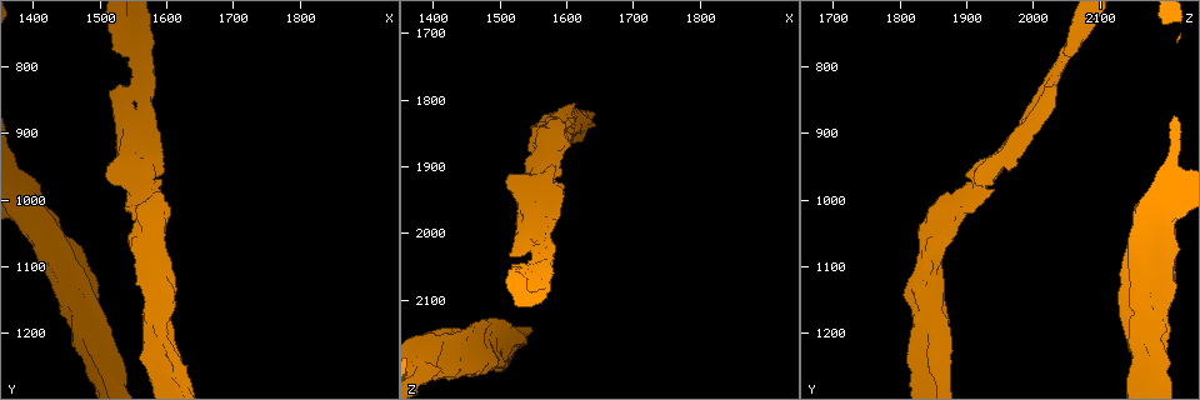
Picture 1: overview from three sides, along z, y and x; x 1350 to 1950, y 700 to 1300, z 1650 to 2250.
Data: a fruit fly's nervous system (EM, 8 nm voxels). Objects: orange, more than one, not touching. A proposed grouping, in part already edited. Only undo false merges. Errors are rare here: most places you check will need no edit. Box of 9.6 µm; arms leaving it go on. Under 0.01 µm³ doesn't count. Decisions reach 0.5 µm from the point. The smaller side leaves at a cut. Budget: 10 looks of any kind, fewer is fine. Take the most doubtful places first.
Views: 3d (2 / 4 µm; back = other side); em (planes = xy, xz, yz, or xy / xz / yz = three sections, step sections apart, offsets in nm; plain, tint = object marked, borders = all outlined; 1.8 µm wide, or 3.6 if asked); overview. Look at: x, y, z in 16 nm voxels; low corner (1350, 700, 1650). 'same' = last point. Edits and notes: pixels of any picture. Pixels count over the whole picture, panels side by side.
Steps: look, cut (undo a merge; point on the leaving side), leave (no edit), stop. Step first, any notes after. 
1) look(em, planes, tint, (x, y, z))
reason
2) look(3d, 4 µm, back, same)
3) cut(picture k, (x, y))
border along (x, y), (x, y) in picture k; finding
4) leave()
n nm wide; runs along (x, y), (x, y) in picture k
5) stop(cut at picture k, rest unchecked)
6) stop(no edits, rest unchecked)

look(em, planes, plain, (1545, 885, 1990))

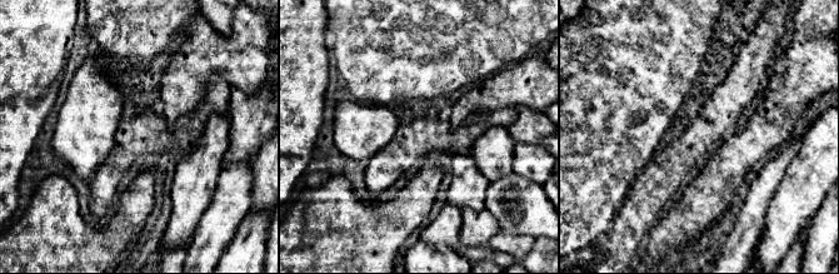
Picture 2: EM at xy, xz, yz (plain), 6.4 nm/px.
look(em, planes, borders, same)

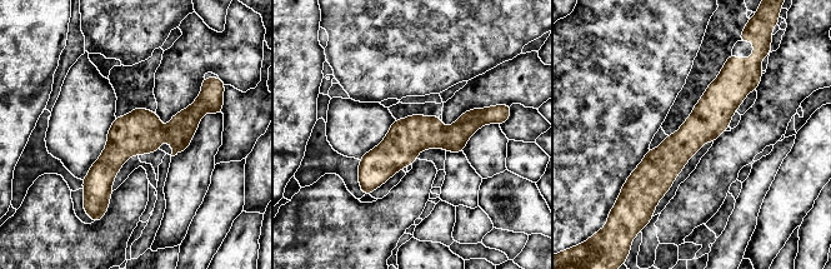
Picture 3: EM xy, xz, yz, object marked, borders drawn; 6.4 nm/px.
leave()
runs along (731, 68), (654, 195) in picture 3; one neuron here

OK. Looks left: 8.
look(em, planes, tint, (1545, 755, 2070))
two arms in line, one across

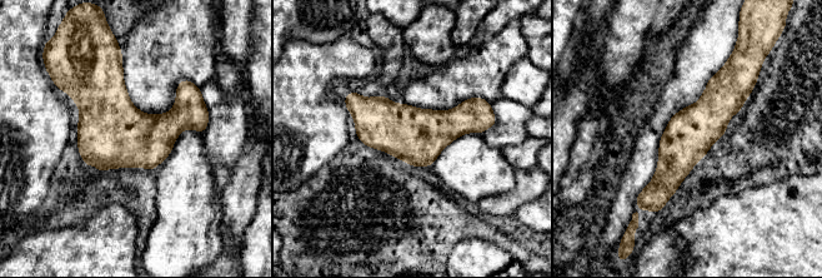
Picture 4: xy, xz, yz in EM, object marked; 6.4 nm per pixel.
leave()
runs along (731, 74), (653, 202) in picture 4; continuous, no second neuron

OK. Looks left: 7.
look(3d, 4 µm, (1450, 1115, 2170))
closes a loop

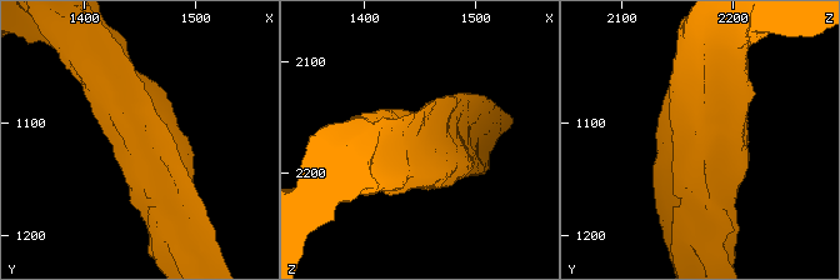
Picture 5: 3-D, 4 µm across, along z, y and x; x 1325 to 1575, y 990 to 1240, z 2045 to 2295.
look(em, planes, tint, (1454, 1112, 2170))

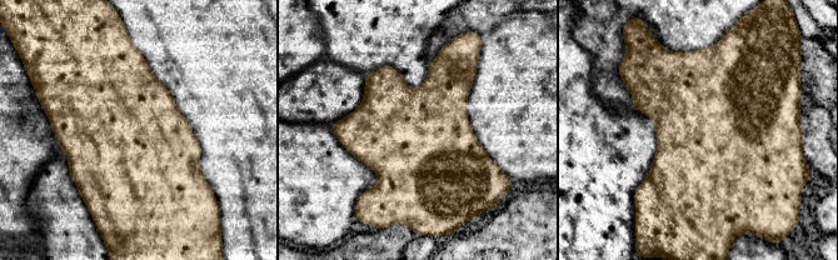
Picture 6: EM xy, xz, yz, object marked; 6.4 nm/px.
leave()
700 nm wide; one neuron here

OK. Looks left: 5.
look(em, 3.6 µm, xz, step 8, tint, (1575, 1045, 1860))
sudden change in width

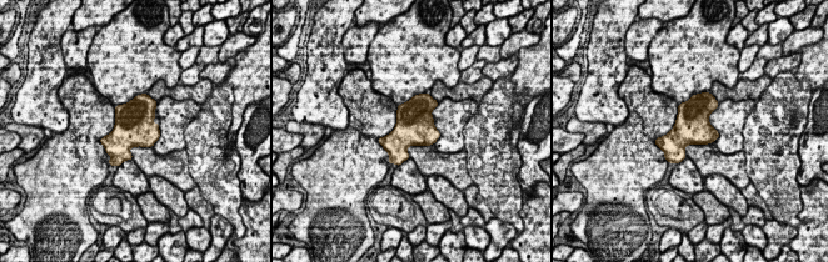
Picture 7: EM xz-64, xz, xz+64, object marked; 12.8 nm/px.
look(em, 3.6 µm, xy, step 8, borders, same)
cut it another way

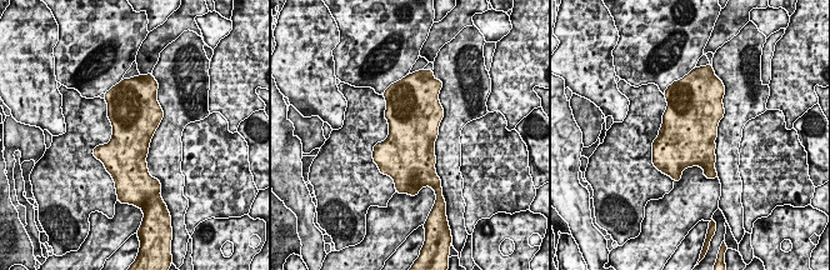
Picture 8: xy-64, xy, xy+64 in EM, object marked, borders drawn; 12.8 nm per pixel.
leave()
continuous, no second neuron

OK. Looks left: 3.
stop(no edits, rest unchecked)

